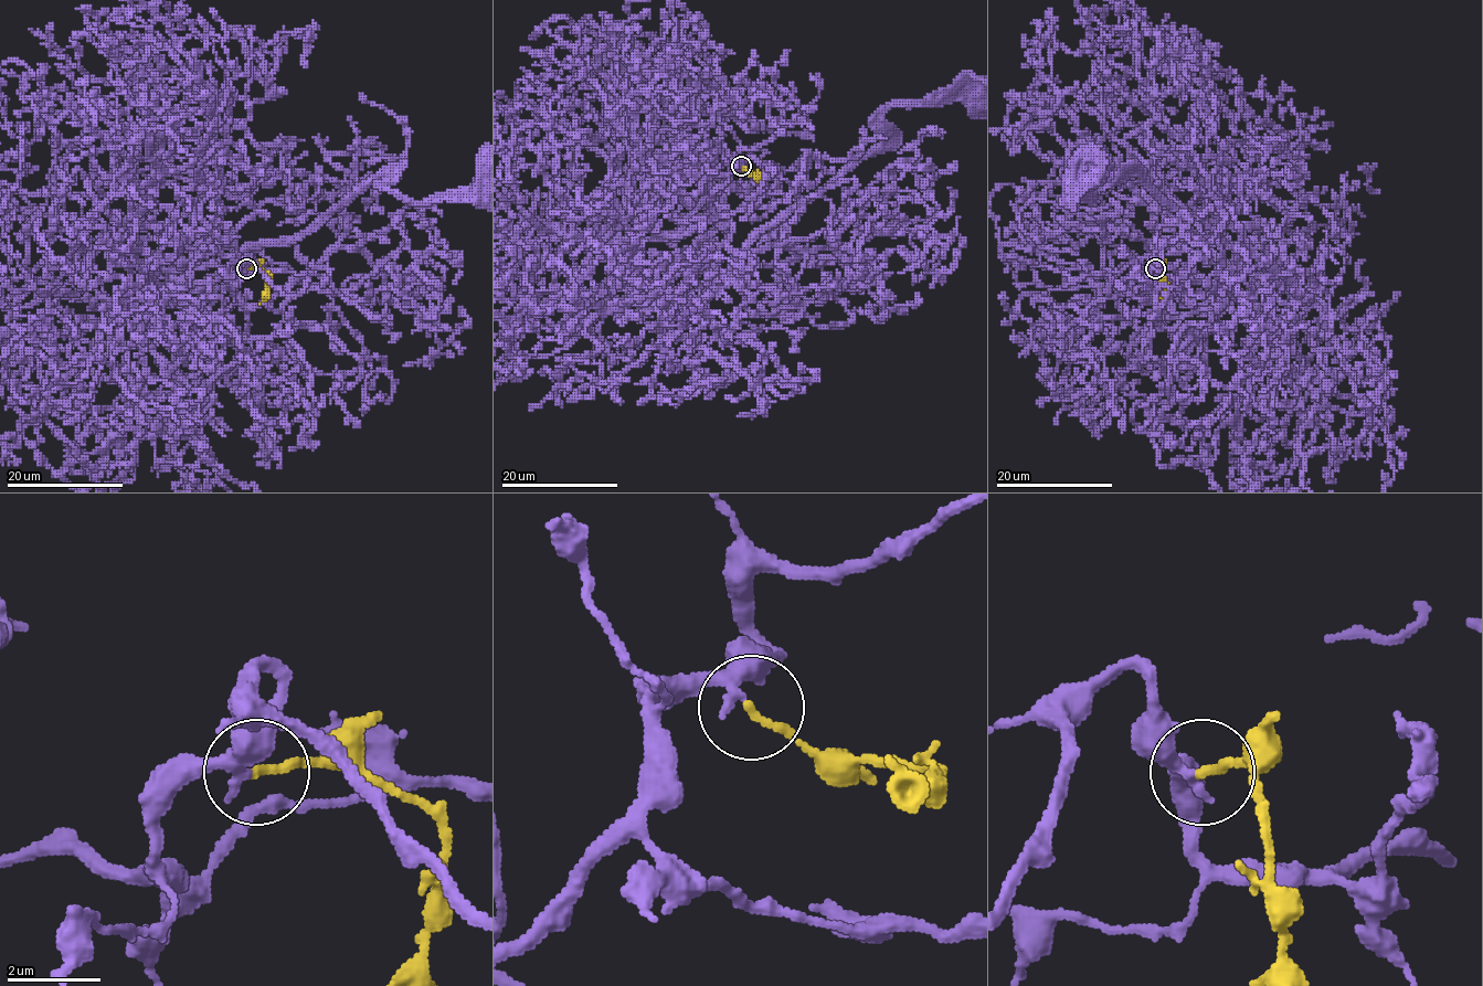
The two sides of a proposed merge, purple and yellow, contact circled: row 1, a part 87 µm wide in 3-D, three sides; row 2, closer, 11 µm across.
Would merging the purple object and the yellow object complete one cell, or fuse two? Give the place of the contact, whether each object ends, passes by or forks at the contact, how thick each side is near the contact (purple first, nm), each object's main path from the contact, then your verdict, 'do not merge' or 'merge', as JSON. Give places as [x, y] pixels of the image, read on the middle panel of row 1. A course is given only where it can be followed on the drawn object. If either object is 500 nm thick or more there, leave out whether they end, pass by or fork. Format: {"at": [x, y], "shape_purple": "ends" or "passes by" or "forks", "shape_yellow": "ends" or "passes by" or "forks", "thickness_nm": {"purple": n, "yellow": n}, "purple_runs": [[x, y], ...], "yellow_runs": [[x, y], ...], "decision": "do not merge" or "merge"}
{"at": [741, 166], "shape_purple": "passes by", "shape_yellow": "ends", "thickness_nm": {"purple": 280, "yellow": 200}, "purple_runs": [[741, 165], [639, 245], [639, 277], [674, 303], [701, 303], [876, 146], [891, 106]], "yellow_runs": [[741, 167], [764, 173], [759, 180], [754, 173]], "decision": "merge"}

